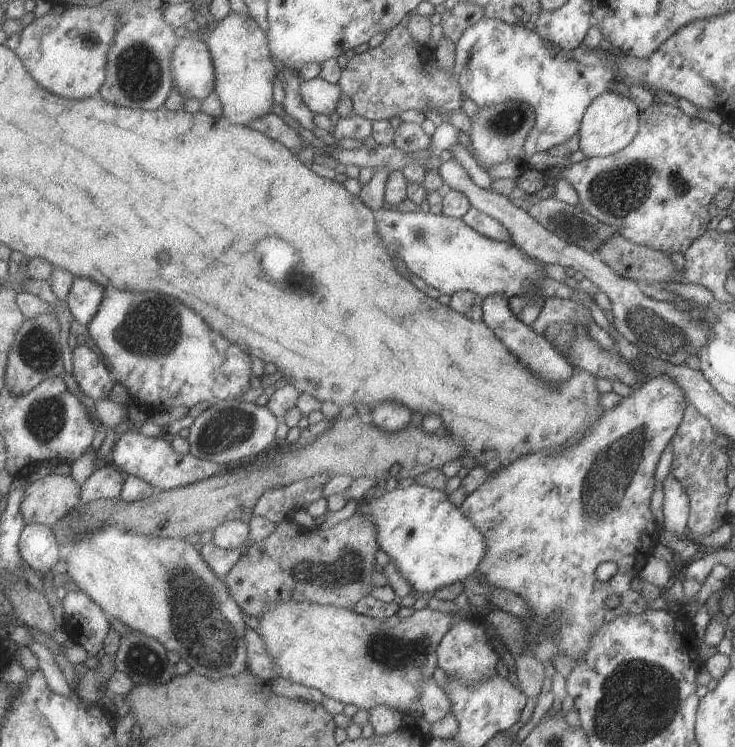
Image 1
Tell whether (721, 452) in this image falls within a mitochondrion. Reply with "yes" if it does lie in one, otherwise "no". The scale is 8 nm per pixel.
yes

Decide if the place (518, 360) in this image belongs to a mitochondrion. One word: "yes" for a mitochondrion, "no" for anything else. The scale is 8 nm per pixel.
no

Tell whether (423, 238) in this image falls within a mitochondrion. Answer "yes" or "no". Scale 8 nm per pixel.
yes

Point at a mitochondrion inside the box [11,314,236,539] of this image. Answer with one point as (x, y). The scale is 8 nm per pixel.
(46, 417)

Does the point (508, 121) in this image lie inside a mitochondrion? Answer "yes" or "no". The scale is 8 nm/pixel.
yes

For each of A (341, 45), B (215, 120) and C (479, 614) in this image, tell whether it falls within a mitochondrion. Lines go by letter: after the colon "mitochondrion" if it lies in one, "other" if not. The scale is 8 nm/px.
A: other
B: other
C: other

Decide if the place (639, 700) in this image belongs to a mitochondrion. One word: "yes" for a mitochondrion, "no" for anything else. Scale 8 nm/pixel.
yes

